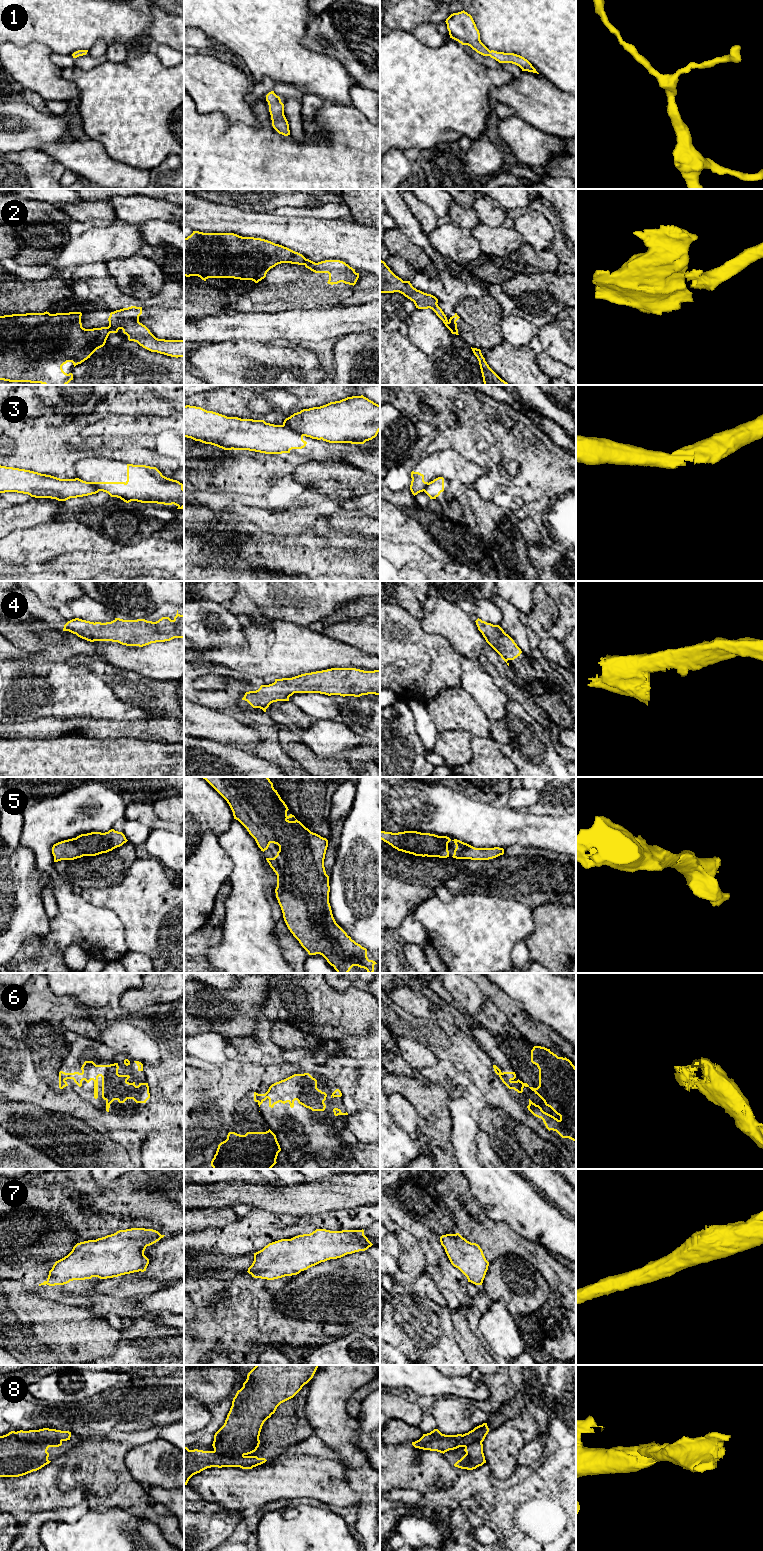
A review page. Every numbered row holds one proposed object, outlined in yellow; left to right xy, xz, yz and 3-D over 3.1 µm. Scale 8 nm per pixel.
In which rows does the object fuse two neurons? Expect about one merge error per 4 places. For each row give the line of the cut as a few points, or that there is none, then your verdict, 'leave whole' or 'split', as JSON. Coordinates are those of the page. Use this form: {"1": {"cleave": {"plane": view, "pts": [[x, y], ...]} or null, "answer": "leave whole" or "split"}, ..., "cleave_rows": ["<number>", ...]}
{"1": {"cleave": null, "answer": "leave whole"}, "2": {"cleave": {"plane": "yz", "pts": [[448, 322], [457, 333]]}, "answer": "split"}, "3": {"cleave": {"plane": "xz", "pts": [[283, 424], [303, 435]]}, "answer": "split"}, "4": {"cleave": null, "answer": "leave whole"}, "5": {"cleave": null, "answer": "leave whole"}, "6": {"cleave": {"plane": "yz", "pts": [[501, 1073], [510, 1080]]}, "answer": "split"}, "7": {"cleave": null, "answer": "leave whole"}, "8": {"cleave": {"plane": "xy", "pts": [[15, 1432], [19, 1438], [28, 1441], [61, 1441]]}, "answer": "split"}, "cleave_rows": ["2", "3", "6", "8"]}

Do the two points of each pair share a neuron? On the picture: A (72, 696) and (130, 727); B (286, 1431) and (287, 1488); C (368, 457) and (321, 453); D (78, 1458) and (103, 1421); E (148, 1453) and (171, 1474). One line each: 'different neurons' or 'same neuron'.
A: different neurons
B: different neurons
C: same neuron
D: different neurons
E: same neuron

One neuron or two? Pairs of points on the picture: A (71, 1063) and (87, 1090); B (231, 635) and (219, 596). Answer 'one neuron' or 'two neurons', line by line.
A: one neuron
B: two neurons

